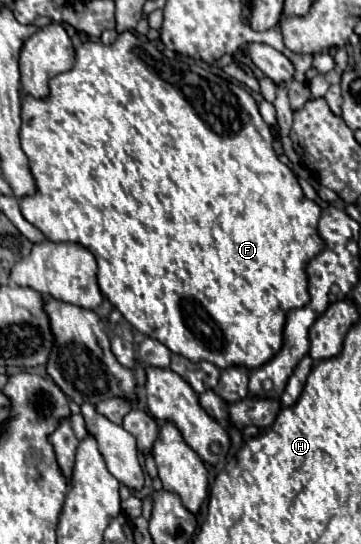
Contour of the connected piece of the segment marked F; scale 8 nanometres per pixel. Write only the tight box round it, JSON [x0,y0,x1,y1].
[19,32,323,370]

